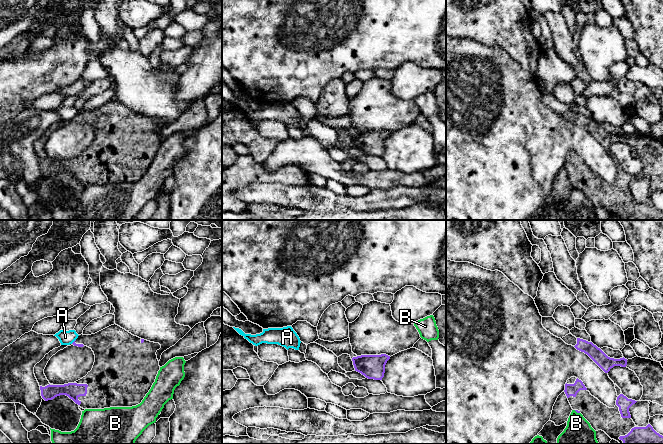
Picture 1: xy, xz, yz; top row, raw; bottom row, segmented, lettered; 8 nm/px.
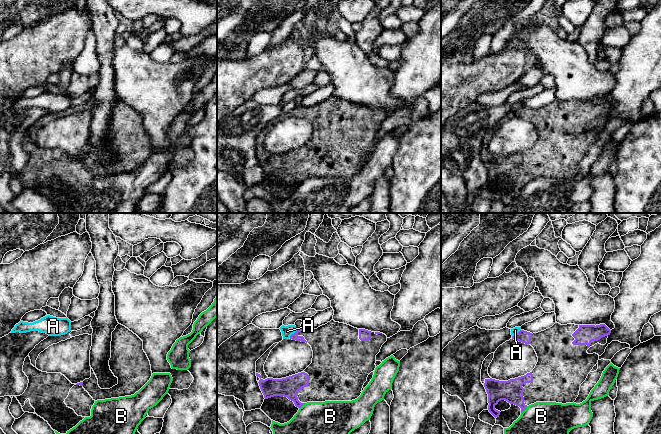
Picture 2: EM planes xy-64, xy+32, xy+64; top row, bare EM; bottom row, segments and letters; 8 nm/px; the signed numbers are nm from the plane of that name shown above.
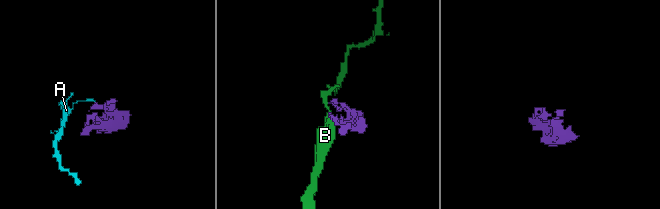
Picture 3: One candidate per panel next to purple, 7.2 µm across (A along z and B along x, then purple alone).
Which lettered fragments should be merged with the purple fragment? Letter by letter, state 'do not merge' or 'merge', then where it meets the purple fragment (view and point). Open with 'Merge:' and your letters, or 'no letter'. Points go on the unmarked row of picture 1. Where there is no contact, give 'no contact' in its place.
Merge: no letter
A: do not merge; meets purple in xy at (74, 117)
B: do not merge; meets purple in yz at (577, 188)

